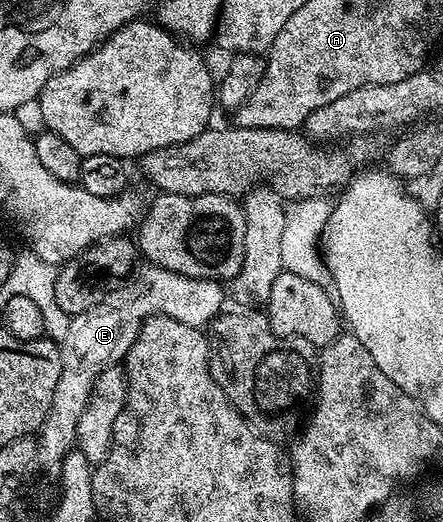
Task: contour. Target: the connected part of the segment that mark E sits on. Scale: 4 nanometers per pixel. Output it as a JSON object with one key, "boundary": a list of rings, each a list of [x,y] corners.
{"boundary":[[[162,269],[157,272],[159,275],[151,277],[150,287],[158,294],[151,303],[148,296],[138,295],[119,307],[94,307],[91,311],[82,311],[67,325],[66,343],[61,344],[62,372],[54,409],[40,432],[40,447],[45,458],[47,455],[55,461],[61,460],[75,446],[80,417],[88,405],[96,377],[105,367],[113,367],[125,360],[149,311],[171,315],[199,329],[205,328],[205,323],[217,313],[222,303],[221,285],[210,279],[189,279],[176,272],[174,269]]]}

